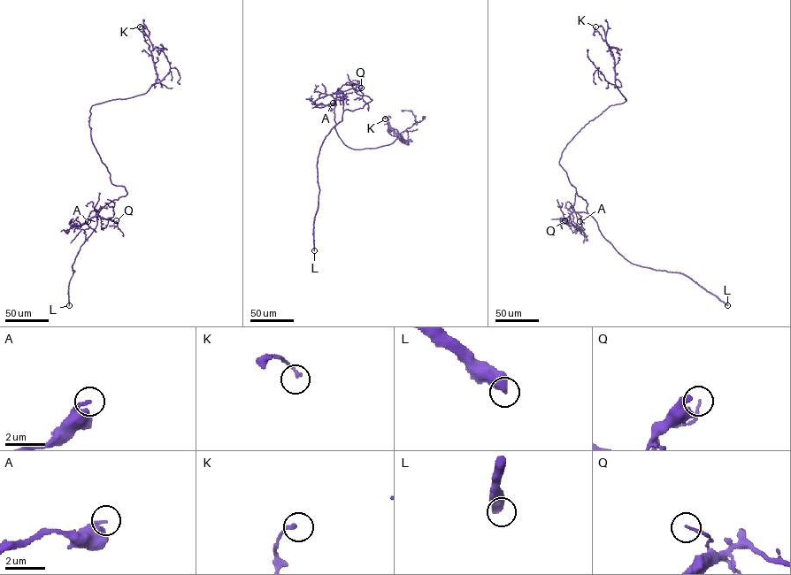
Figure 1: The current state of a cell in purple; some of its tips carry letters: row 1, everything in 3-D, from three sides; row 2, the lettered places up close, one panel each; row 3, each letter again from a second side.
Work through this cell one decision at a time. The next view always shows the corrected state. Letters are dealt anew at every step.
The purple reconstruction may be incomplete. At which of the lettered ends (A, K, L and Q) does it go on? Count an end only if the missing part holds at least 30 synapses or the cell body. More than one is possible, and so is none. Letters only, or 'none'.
L

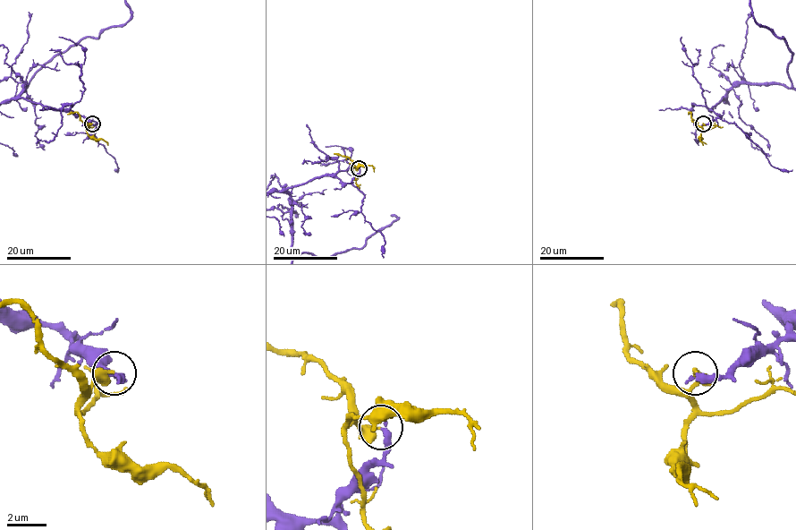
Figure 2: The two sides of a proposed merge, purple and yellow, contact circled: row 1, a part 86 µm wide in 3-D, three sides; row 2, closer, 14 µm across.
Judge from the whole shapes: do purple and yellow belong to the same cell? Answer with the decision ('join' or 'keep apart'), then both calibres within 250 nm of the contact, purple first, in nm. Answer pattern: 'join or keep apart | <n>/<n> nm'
keep apart | 360/440 nm

